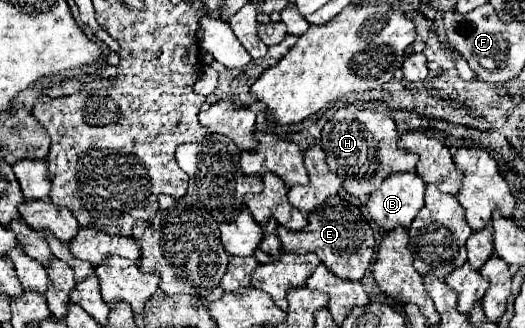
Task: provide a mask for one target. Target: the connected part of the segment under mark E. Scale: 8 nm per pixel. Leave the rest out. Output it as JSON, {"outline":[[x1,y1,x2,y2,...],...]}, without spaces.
{"outline":[[338,195,328,199,320,209,316,209,312,215,308,215,308,227,304,231,288,231,284,227,278,227,278,237,282,241,282,247,296,255,316,253,320,261,338,277,348,281,360,281,366,273,366,269,372,263,374,257,374,231,370,223,360,219,360,211,354,205,346,205]]}

